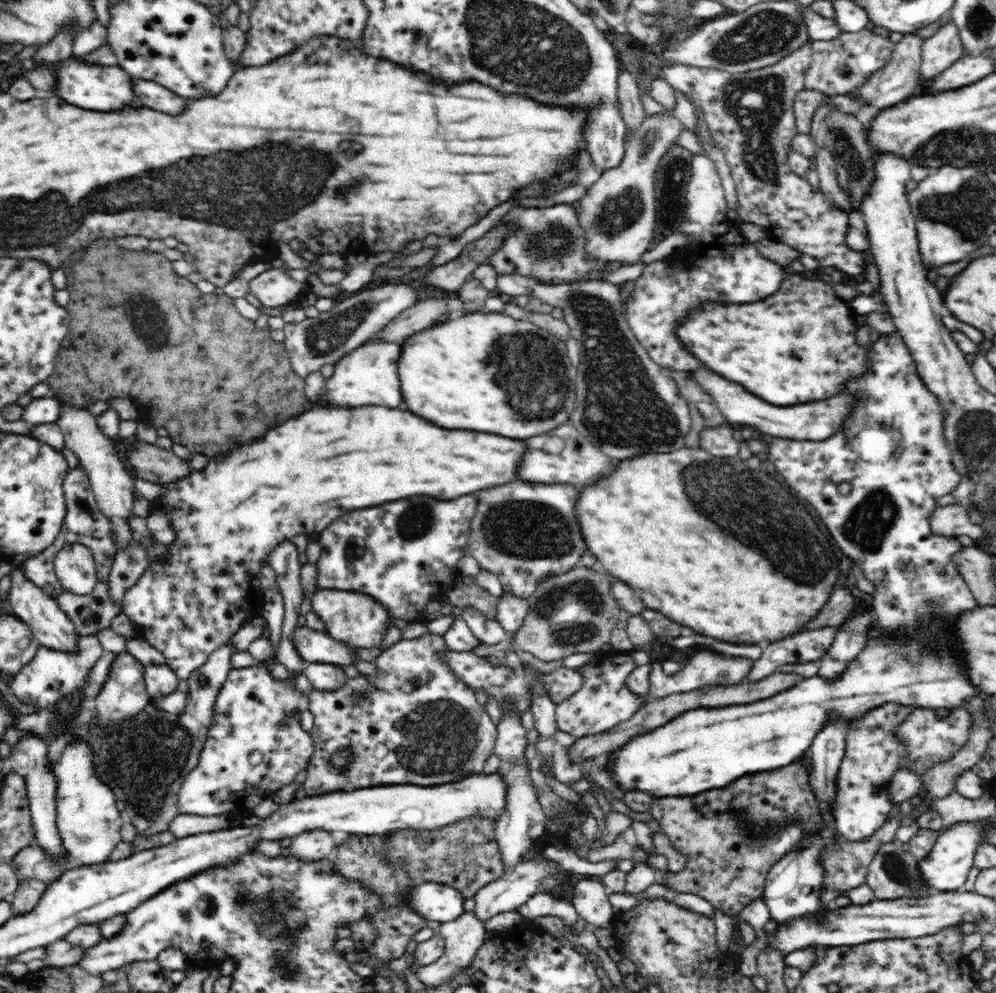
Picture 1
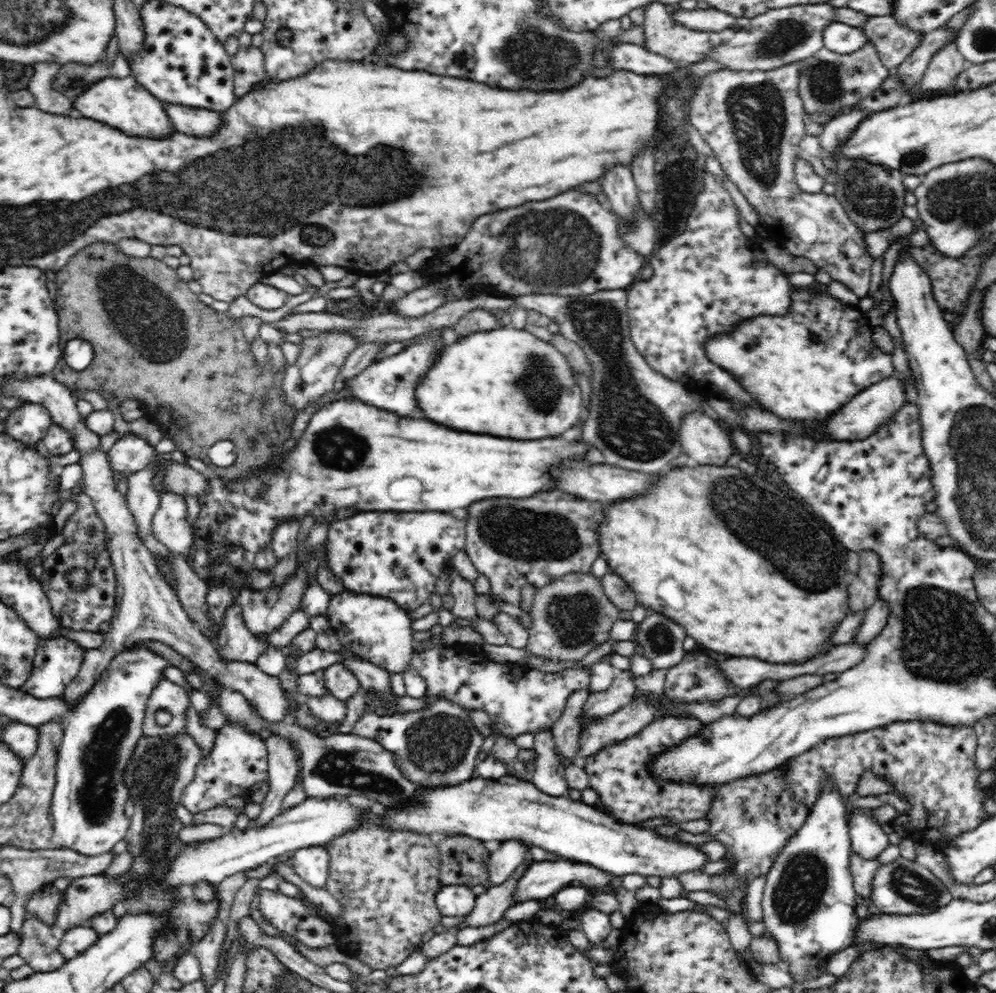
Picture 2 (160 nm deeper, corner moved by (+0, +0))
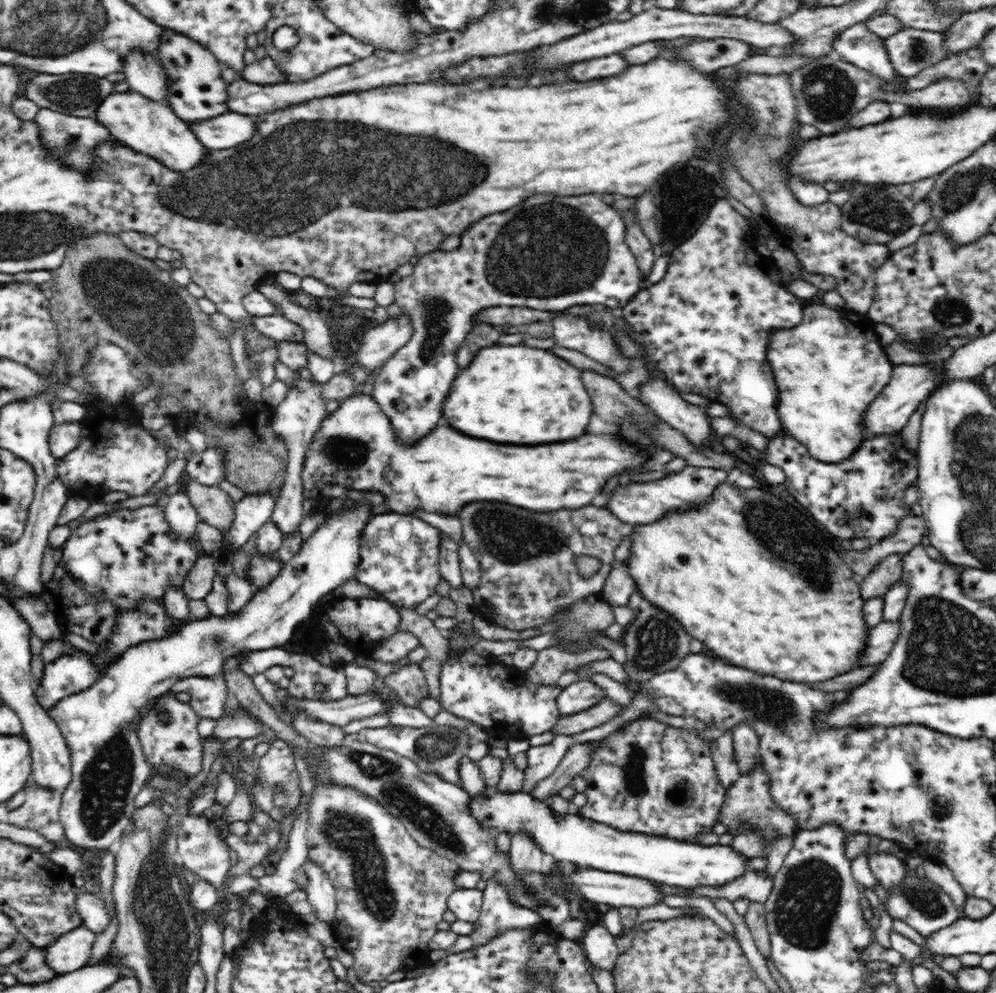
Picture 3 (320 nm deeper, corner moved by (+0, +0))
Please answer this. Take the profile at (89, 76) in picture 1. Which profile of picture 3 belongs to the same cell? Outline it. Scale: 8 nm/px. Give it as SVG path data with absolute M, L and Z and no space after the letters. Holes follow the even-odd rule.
M129 90L125 93L108 94L104 102L98 104L94 118L108 128L113 138L133 148L136 152L151 156L176 173L186 173L201 166L206 154L210 152L210 149L206 148L192 133L188 123L185 123L171 106L154 102L139 92Z

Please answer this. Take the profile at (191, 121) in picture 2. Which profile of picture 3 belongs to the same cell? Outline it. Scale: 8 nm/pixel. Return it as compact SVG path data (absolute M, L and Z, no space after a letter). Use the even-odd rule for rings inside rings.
M228 110L220 116L202 122L186 123L198 140L210 150L234 148L242 142L248 142L256 132L256 123L251 116Z

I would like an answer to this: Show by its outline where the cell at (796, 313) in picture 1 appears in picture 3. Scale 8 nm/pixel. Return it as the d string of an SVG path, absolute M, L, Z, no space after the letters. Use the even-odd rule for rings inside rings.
M811 301L804 302L803 319L800 324L794 328L784 328L784 330L776 330L768 336L768 363L772 367L775 382L779 389L779 404L777 407L780 422L787 434L802 443L810 452L812 458L823 462L824 464L838 464L842 460L850 459L860 448L861 445L868 439L870 435L866 432L863 421L865 420L865 413L867 409L879 398L879 395L887 388L893 374L893 364L890 362L886 351L880 344L878 333L874 331L875 322L866 314L850 311L848 308L836 311L830 309L823 304L811 303Z

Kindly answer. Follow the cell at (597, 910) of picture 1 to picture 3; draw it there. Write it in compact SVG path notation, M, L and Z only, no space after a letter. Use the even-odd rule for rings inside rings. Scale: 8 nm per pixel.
M593 916L593 923L585 936L580 938L579 943L583 947L585 957L593 968L598 970L607 970L612 972L616 966L618 951L615 943L615 937L608 932L606 926L602 926L601 918Z

